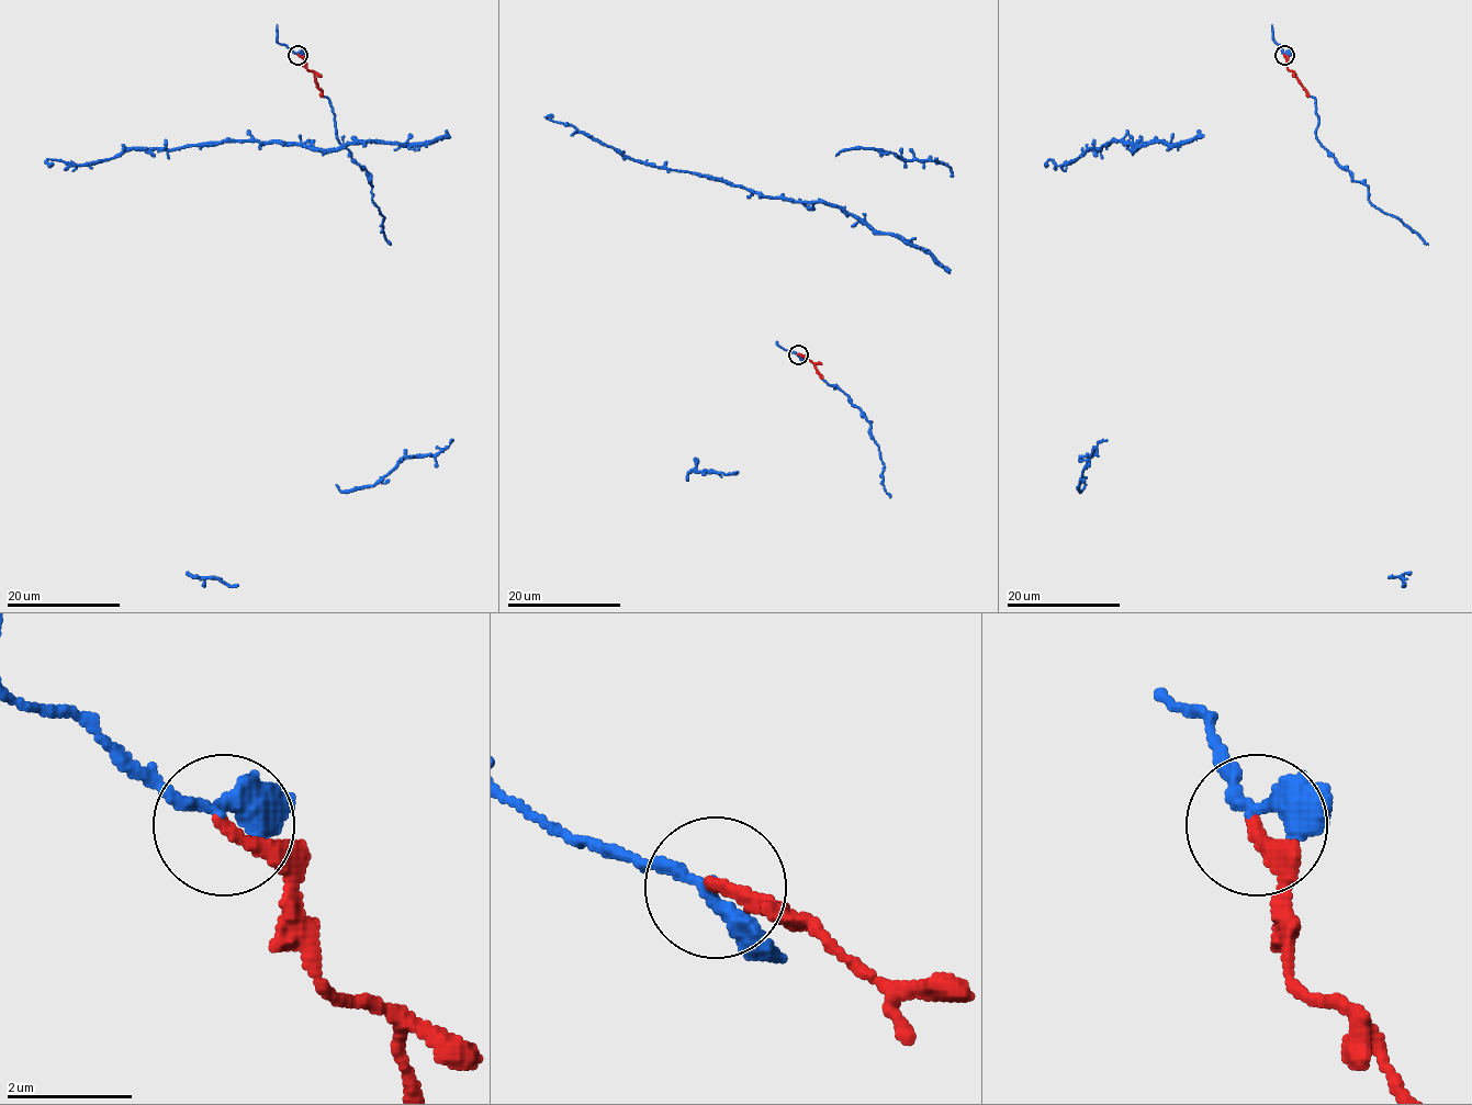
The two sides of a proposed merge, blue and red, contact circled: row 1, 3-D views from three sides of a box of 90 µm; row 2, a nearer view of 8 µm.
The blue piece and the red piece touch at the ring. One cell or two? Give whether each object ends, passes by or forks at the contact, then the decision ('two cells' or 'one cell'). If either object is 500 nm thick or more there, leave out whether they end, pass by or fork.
blue passes by; red ends there; one cell

